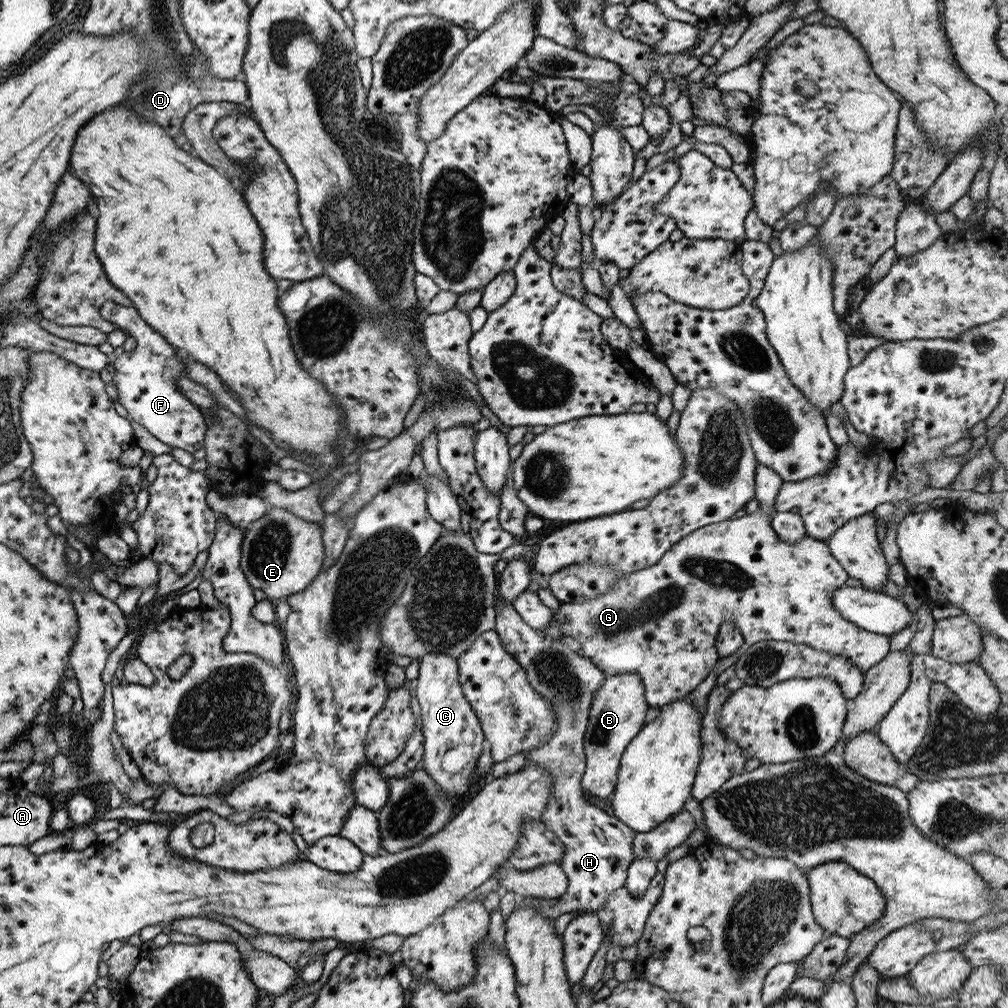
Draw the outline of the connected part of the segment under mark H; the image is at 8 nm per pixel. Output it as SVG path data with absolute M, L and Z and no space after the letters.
M494 603L494 611L493 630L497 632L504 649L525 671L531 690L552 704L556 718L556 732L549 740L526 752L525 765L535 763L545 767L552 778L552 792L540 821L563 843L564 851L559 866L568 880L567 890L561 896L547 900L517 897L515 907L533 905L538 913L548 919L573 910L593 914L602 908L607 896L624 886L628 866L634 859L632 846L636 836L615 815L607 814L605 810L591 804L589 794L581 786L581 777L586 768L583 741L589 705L606 675L580 652L569 649L559 640L549 640L531 630L519 618L511 603Z

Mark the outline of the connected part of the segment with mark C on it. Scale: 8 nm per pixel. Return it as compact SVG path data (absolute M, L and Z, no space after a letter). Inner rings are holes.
M443 653L423 654L418 662L418 675L415 678L415 698L420 706L419 718L422 724L423 754L420 766L436 782L440 791L451 800L467 790L473 783L472 772L478 754L486 745L484 736L473 709L463 698L459 688L458 666L456 658ZM467 746L463 752L463 768L457 772L441 770L443 754L451 748Z

